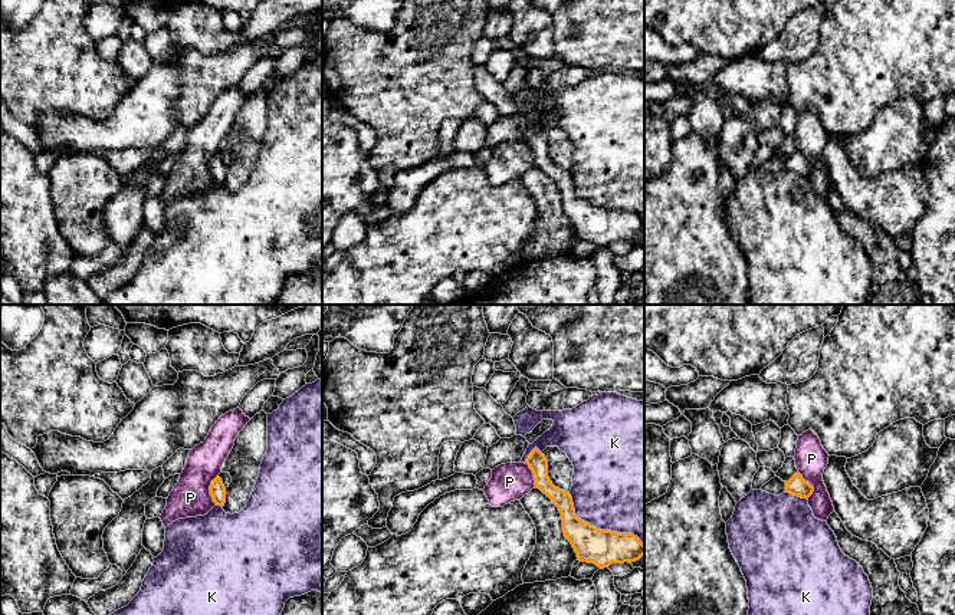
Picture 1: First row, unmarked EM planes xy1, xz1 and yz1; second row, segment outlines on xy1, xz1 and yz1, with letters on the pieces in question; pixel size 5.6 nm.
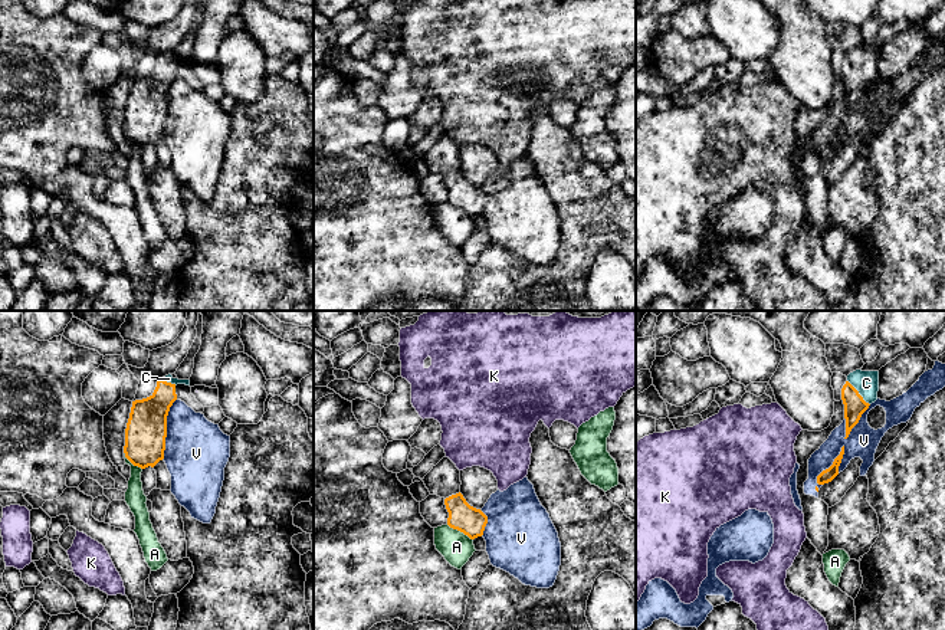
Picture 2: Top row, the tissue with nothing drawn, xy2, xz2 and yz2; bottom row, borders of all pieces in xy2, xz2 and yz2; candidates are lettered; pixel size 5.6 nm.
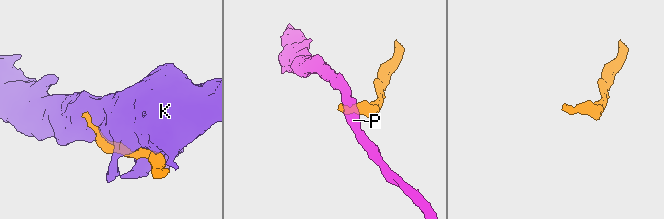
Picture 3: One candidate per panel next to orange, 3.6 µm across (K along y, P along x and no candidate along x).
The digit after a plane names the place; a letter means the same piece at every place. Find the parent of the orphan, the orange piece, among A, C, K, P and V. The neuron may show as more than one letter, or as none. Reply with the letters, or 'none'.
C

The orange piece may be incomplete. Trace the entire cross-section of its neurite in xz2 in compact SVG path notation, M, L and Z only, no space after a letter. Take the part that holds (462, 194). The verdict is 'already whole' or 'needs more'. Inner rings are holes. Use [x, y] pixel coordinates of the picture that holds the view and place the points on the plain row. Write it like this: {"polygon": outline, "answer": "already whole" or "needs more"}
{"polygon": "M459 170L444 177L449 190L447 203L467 213L470 217L483 213L488 201L488 194L473 184L470 184L463 173Z", "answer": "already whole"}

